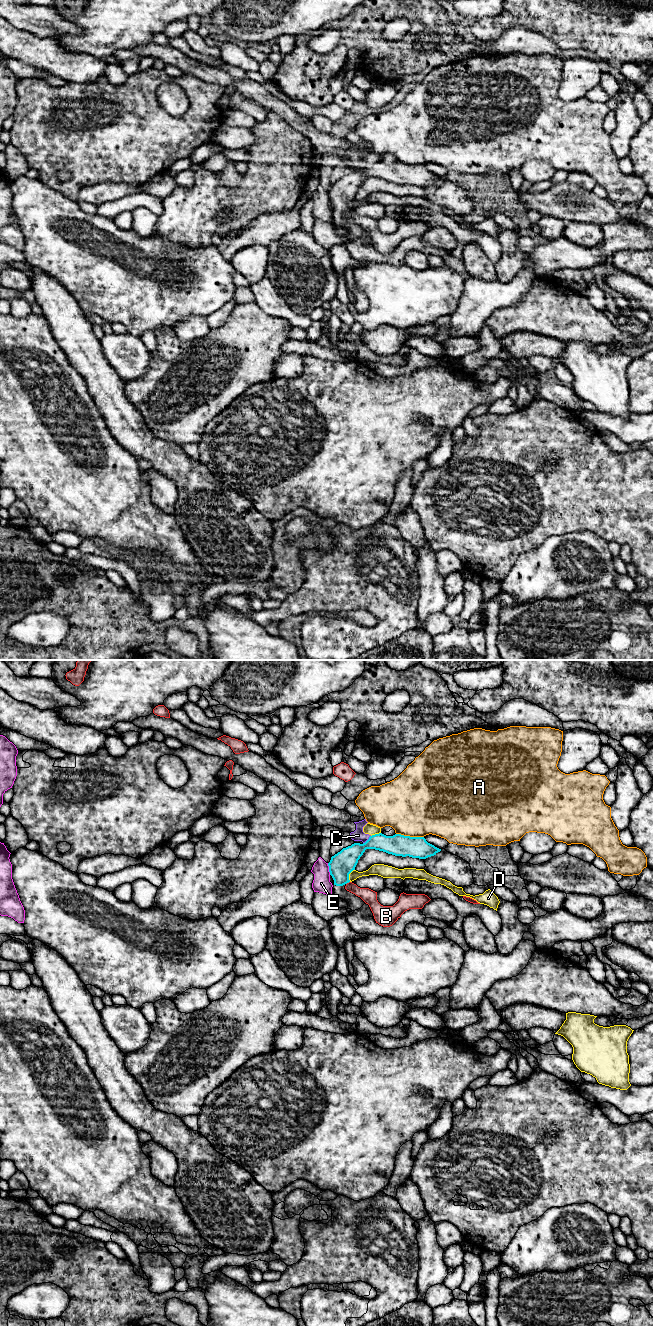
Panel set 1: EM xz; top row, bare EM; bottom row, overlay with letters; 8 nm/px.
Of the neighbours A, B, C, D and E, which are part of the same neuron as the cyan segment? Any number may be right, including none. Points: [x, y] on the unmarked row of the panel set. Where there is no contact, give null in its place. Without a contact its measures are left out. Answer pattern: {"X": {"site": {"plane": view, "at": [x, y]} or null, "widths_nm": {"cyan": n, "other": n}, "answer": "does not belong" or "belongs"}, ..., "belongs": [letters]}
{"A": {"site": {"plane": "xz", "at": [409, 164]}, "widths_nm": {"cyan": 180, "other": 500}, "answer": "does not belong"}, "B": {"site": {"plane": "xz", "at": [347, 210]}, "widths_nm": {"cyan": 190, "other": 120}, "answer": "does not belong"}, "C": {"site": {"plane": "xz", "at": [368, 167]}, "widths_nm": {"cyan": 180, "other": 100}, "answer": "belongs"}, "D": {"site": {"plane": "xz", "at": [348, 203]}, "widths_nm": {"cyan": 190, "other": 100}, "answer": "does not belong"}, "E": {"site": {"plane": "xz", "at": [329, 197]}, "widths_nm": {"cyan": 190, "other": 140}, "answer": "does not belong"}, "belongs": ["C"]}

